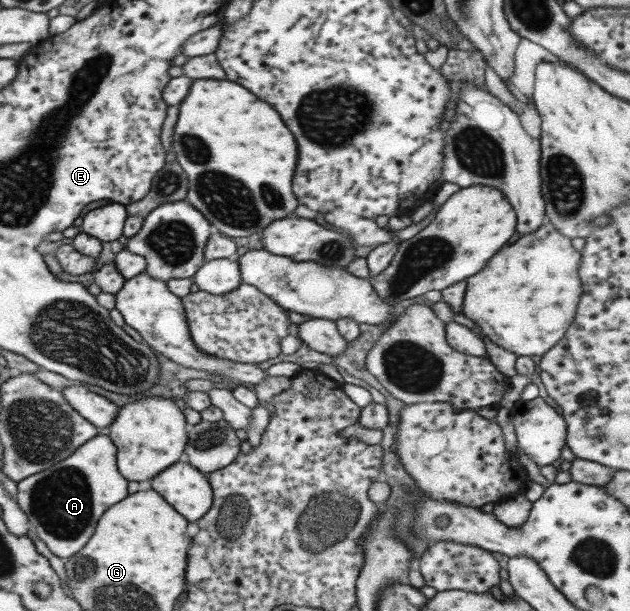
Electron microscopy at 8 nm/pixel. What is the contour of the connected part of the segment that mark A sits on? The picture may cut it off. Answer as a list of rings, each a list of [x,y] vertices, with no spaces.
[[[98,434],[80,445],[72,456],[56,463],[40,473],[34,473],[30,477],[17,482],[18,497],[17,502],[20,509],[28,516],[30,527],[36,531],[35,538],[39,538],[54,555],[60,558],[72,557],[76,555],[88,543],[98,519],[104,515],[104,511],[128,497],[128,480],[117,468],[117,448],[114,442],[107,435]]]

